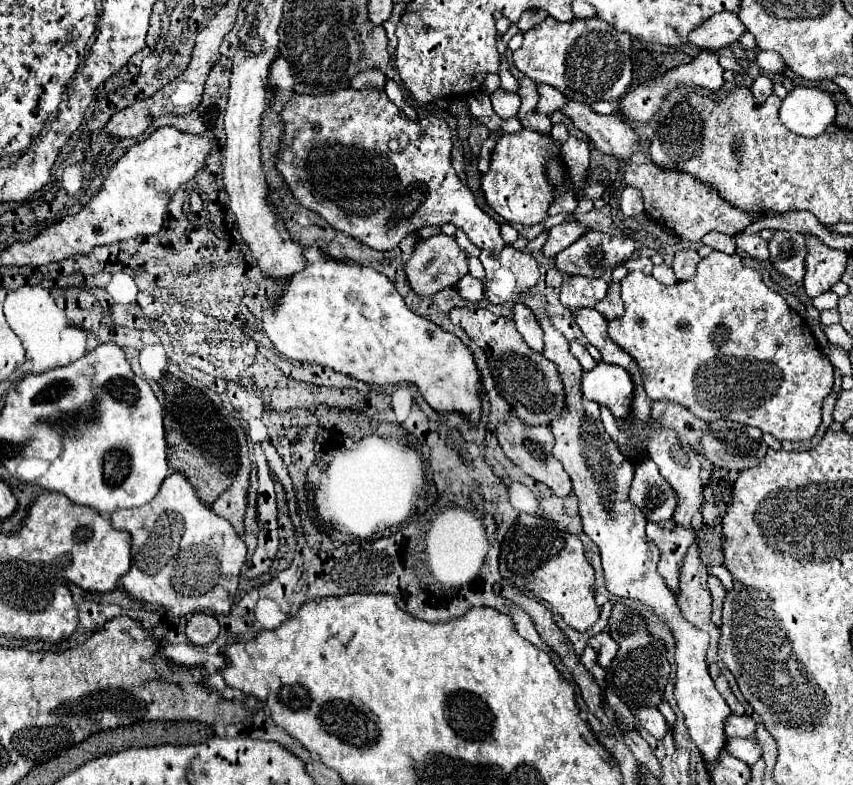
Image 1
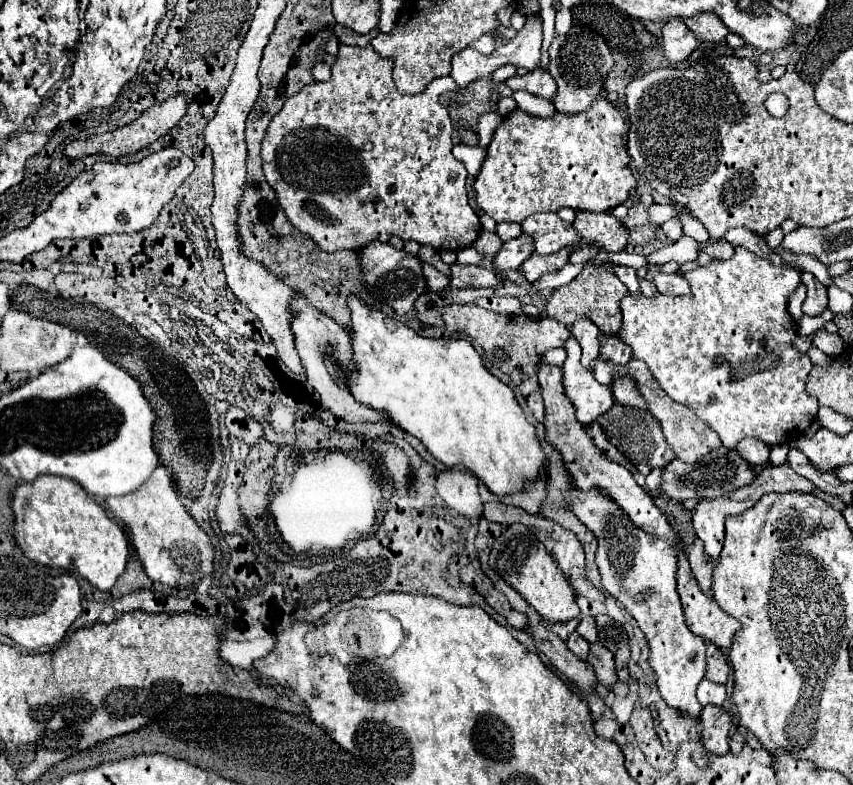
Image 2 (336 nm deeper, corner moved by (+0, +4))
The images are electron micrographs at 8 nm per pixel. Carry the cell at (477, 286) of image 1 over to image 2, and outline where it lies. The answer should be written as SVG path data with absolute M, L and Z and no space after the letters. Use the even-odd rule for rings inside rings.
M421 261L421 267L423 267L423 275L425 275L425 279L427 279L427 289L429 289L429 291L439 293L439 291L443 291L443 289L449 285L447 275L439 273L433 265L429 265L429 263L423 263L423 261Z

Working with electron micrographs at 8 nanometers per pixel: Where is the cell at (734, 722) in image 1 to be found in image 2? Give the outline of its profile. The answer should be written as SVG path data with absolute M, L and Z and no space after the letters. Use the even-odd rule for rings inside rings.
M703 679L697 687L697 699L701 705L713 703L713 705L723 705L725 703L725 685L719 683L711 683L707 679Z

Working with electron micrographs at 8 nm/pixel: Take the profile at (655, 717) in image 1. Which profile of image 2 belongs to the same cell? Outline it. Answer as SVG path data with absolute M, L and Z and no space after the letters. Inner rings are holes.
M593 643L593 645L591 645L591 651L589 651L589 655L587 655L585 661L593 667L593 671L595 671L595 675L597 675L597 681L599 681L603 687L611 689L611 685L617 681L615 663L613 663L611 651L607 651L601 643Z

